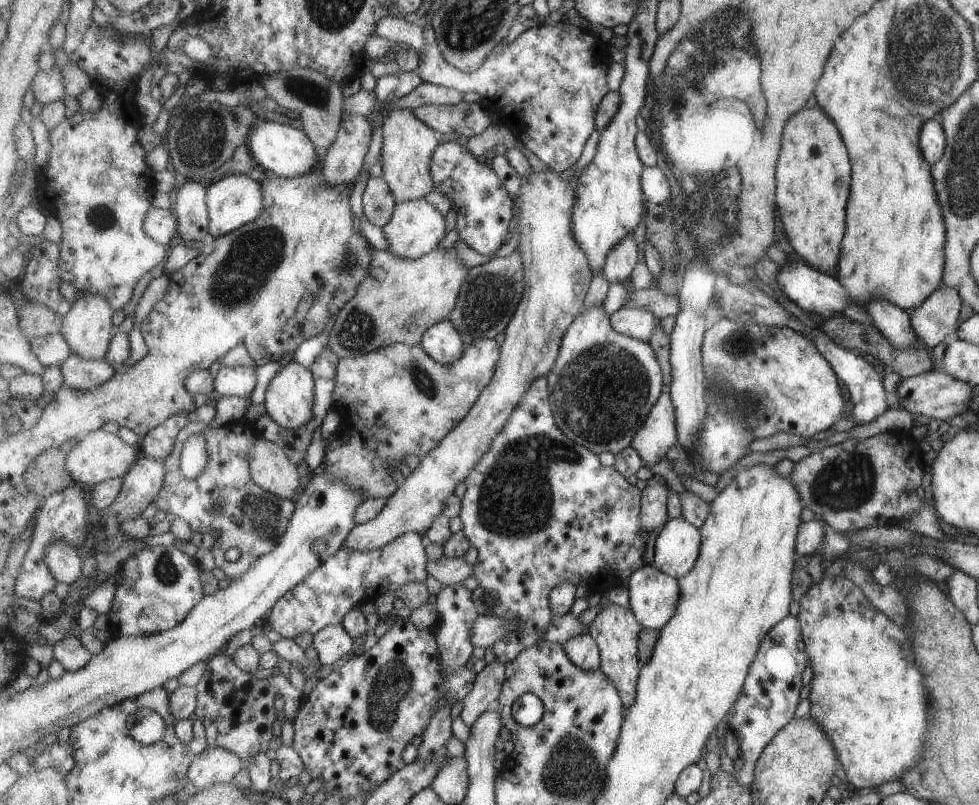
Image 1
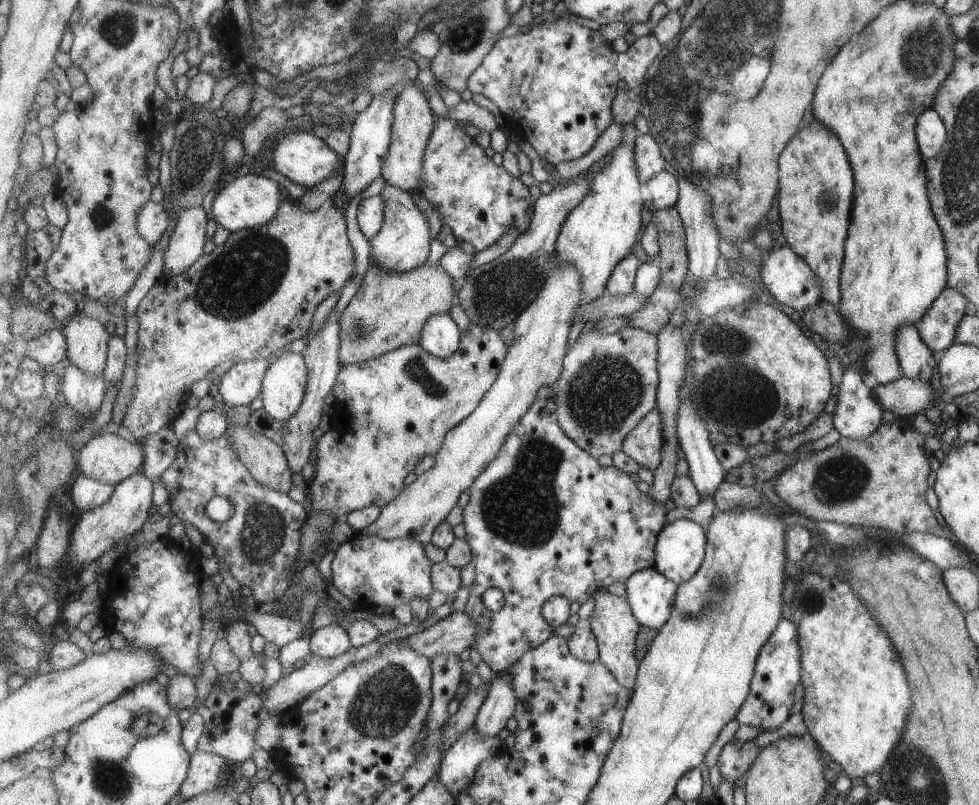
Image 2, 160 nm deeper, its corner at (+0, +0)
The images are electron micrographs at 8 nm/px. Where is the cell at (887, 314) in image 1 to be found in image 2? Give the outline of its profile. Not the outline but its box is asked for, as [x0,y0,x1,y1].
[894,325,937,383]

